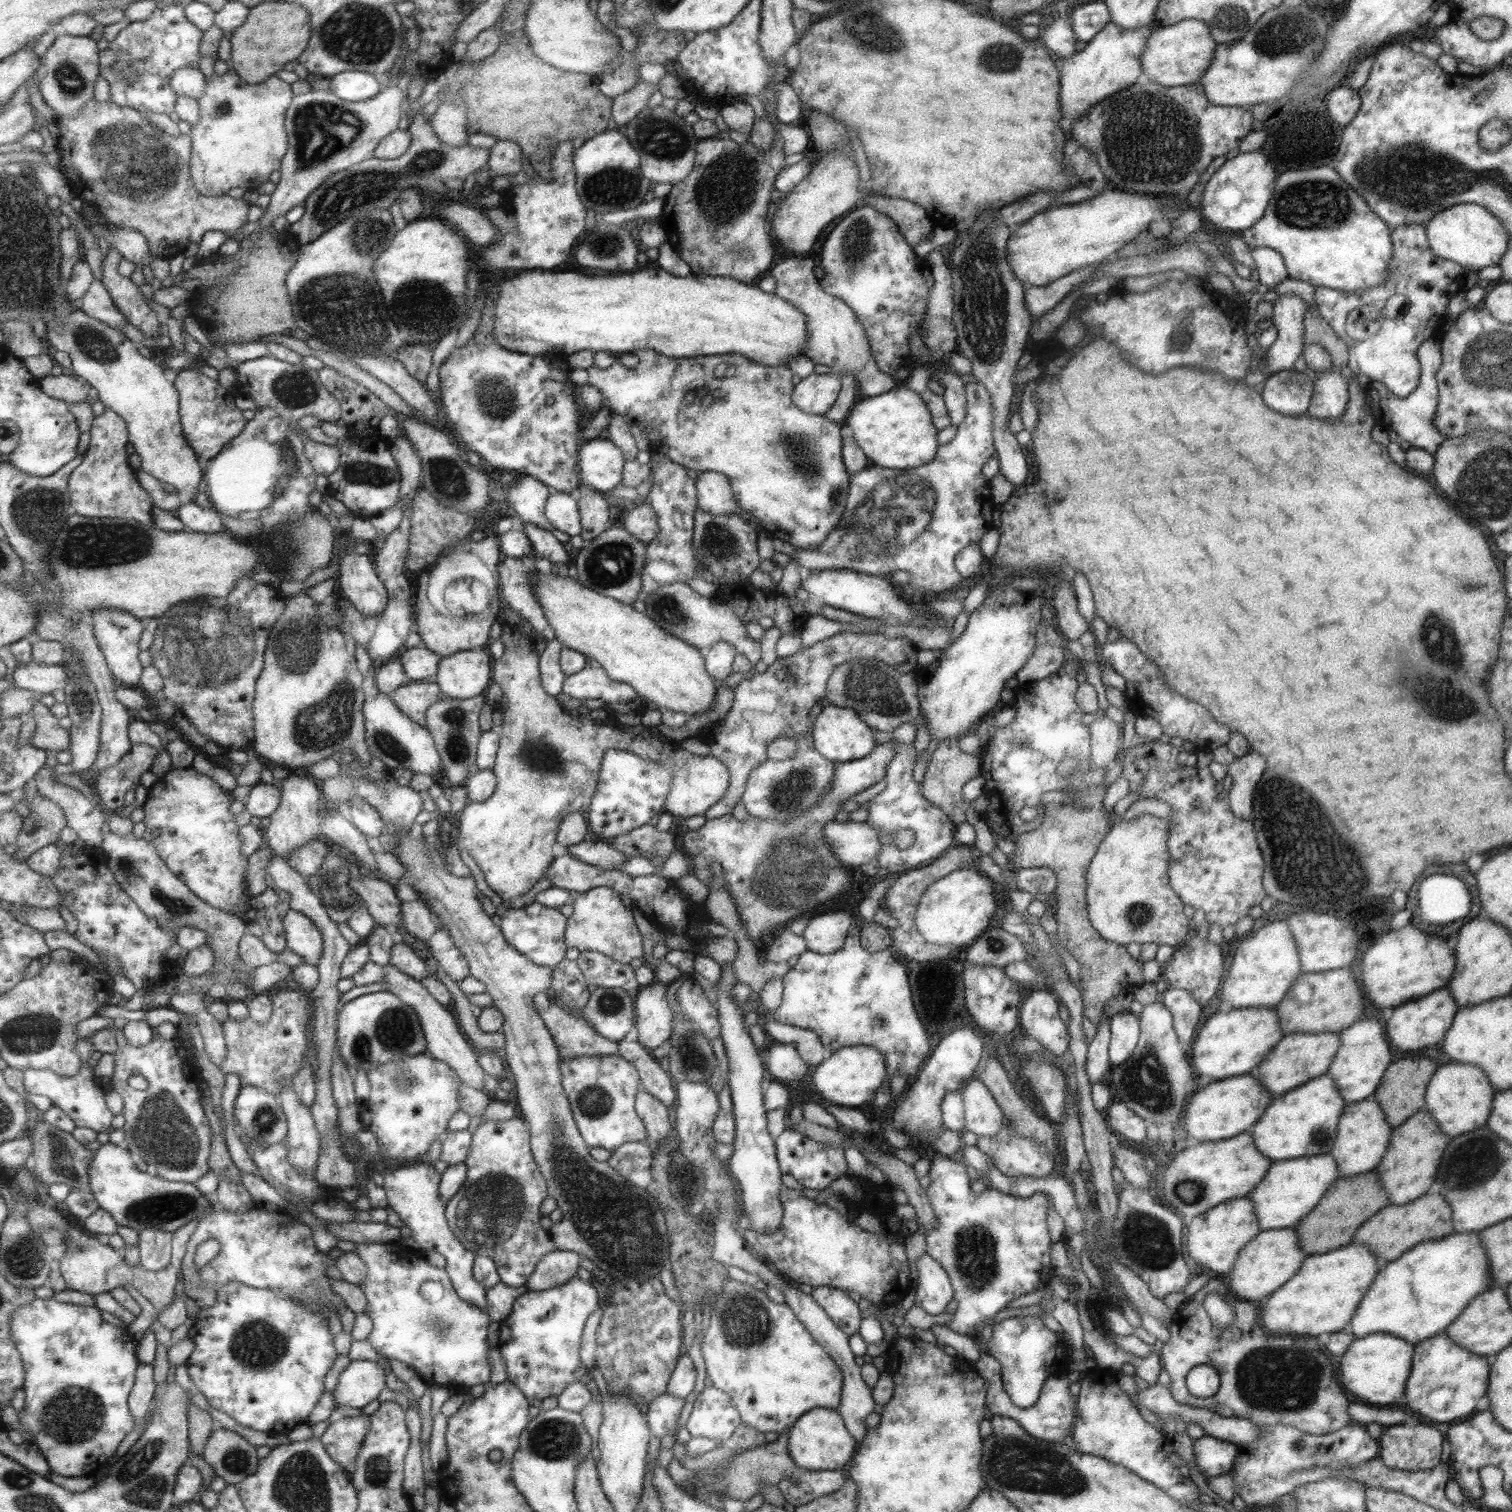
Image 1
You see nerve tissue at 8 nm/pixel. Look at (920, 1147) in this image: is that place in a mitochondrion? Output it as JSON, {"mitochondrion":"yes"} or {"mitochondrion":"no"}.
{"mitochondrion":"no"}

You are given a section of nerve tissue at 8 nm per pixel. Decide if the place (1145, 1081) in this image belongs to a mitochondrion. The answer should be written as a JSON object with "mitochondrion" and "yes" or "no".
{"mitochondrion":"yes"}

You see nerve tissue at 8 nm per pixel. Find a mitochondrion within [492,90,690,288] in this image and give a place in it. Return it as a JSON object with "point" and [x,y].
{"point":[608,188]}

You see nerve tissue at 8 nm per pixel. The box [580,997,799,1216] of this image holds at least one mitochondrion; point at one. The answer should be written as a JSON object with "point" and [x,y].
{"point":[690,1059]}

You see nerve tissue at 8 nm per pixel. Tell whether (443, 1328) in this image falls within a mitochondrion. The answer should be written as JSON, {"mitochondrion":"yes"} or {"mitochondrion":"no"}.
{"mitochondrion":"yes"}

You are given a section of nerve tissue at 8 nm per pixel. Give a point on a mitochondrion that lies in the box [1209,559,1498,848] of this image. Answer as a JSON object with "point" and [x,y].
{"point":[1440,639]}

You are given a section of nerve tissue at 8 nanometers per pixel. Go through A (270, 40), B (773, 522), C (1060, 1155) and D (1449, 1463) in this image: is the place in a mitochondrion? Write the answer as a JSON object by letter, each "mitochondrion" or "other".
{"A":"other","B":"other","C":"other","D":"other"}

